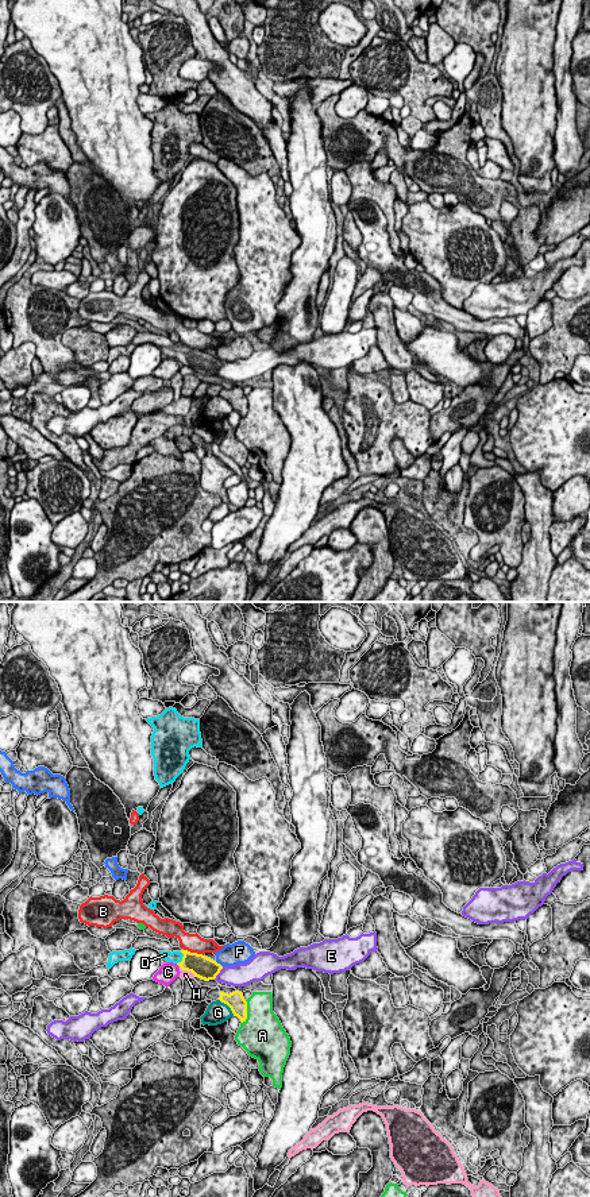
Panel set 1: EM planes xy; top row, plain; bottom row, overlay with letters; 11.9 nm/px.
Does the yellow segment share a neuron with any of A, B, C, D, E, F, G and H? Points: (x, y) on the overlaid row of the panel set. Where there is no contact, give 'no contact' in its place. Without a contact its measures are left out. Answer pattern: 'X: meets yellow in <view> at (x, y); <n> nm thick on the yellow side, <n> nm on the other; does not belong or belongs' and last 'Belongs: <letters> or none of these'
A: meets yellow in xy at (246, 1012); 220 nm thick on the yellow side, 420 nm on the other; does not belong
B: meets yellow in xy at (193, 953); 280 nm thick on the yellow side, 220 nm on the other; does not belong
C: meets yellow in xy at (178, 965); 240 nm thick on the yellow side, 220 nm on the other; does not belong
D: meets yellow in xy at (182, 958); 280 nm thick on the yellow side, 140 nm on the other; belongs
E: meets yellow in xy at (219, 972); 280 nm thick on the yellow side, 260 nm on the other; does not belong
F: meets yellow in xy at (219, 964); 280 nm thick on the yellow side, 260 nm on the other; does not belong
G: meets yellow in xy at (228, 1006); 220 nm thick on the yellow side, 280 nm on the other; does not belong
H: meets yellow in xy at (189, 970); 280 nm thick on the yellow side, 120 nm on the other; does not belong
Belongs: D

